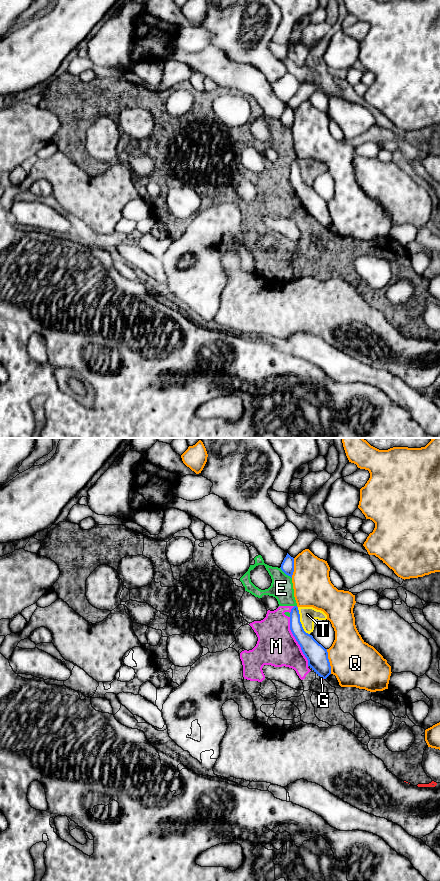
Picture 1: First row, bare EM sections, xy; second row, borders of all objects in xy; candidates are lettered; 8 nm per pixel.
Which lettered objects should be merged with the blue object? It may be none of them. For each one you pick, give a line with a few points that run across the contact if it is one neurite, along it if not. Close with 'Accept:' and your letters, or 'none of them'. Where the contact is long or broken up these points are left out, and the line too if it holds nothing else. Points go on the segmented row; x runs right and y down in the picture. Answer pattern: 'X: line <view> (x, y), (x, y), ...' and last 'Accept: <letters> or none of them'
Accept: none of them

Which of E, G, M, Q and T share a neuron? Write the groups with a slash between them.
E G M / Q / T

